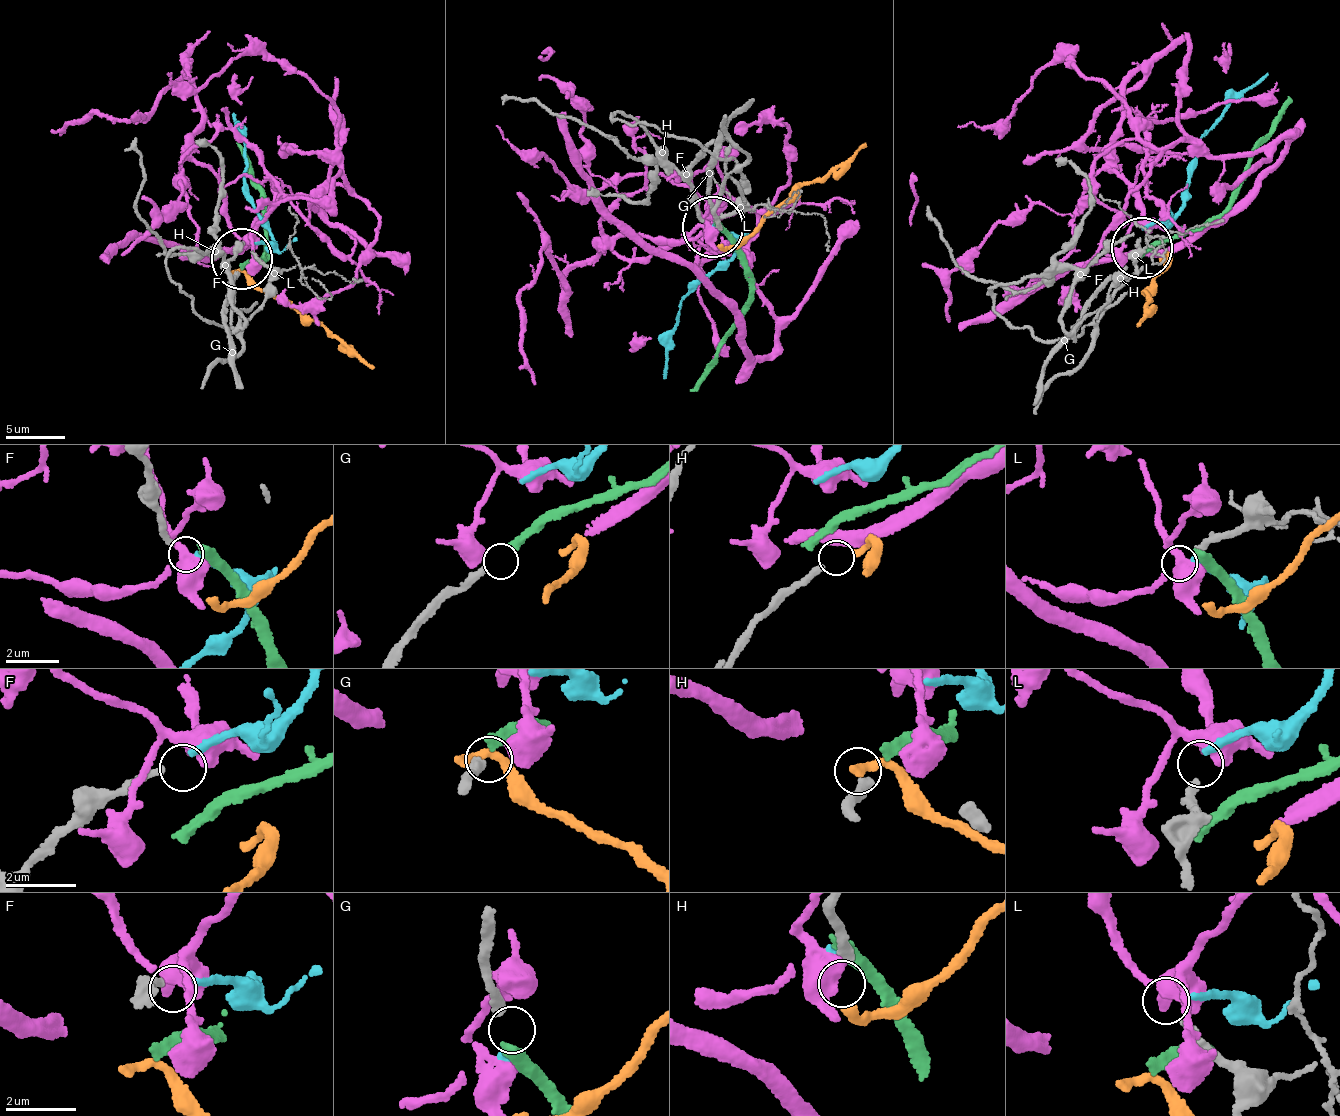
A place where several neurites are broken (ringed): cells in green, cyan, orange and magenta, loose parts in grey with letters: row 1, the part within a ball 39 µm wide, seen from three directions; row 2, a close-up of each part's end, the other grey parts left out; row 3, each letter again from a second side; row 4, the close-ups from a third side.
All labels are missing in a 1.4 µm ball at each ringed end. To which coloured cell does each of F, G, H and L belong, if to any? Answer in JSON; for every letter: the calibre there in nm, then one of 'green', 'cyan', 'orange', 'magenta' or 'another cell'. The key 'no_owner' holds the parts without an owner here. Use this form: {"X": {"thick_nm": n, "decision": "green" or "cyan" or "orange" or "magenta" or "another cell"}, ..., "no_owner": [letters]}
{"F": {"thick_nm": 200, "decision": "cyan"}, "G": {"thick_nm": 280, "decision": "green"}, "H": {"thick_nm": 240, "decision": "orange"}, "L": {"thick_nm": 240, "decision": "magenta"}, "no_owner": []}

